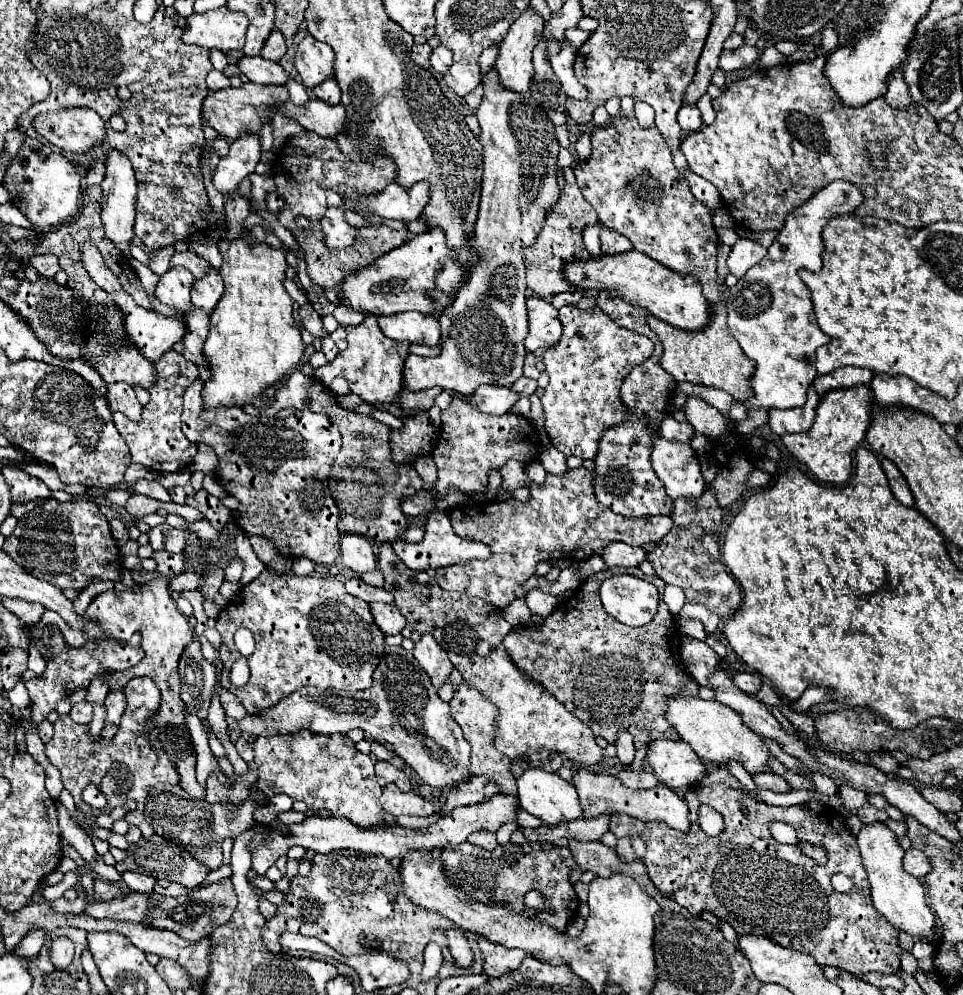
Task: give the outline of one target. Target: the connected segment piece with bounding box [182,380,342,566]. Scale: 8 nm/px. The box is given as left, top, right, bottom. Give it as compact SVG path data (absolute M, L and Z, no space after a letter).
M200 380L192 384L184 392L184 412L182 412L182 432L190 442L204 442L214 448L218 454L218 470L216 478L218 482L240 500L240 508L234 512L236 524L246 534L260 534L270 538L276 548L286 556L308 556L314 564L332 566L338 558L338 520L340 510L330 494L328 478L330 478L330 466L334 464L334 458L340 452L342 440L338 426L332 418L326 414L316 414L310 410L296 410L286 420L278 418L254 418L250 414L222 414L222 408L218 410L204 410L202 406L202 384Z

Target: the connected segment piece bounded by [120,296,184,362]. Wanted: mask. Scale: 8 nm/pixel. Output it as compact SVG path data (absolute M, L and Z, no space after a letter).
M130 296L122 300L124 330L128 340L140 350L140 354L154 362L168 352L184 336L184 322L178 318L166 318L154 310L138 306Z

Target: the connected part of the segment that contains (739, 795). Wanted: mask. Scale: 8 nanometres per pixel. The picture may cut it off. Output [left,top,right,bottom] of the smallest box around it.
[640,784,900,976]

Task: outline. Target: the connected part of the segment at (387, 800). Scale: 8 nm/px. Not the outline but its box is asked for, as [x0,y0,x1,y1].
[380,784,434,818]

